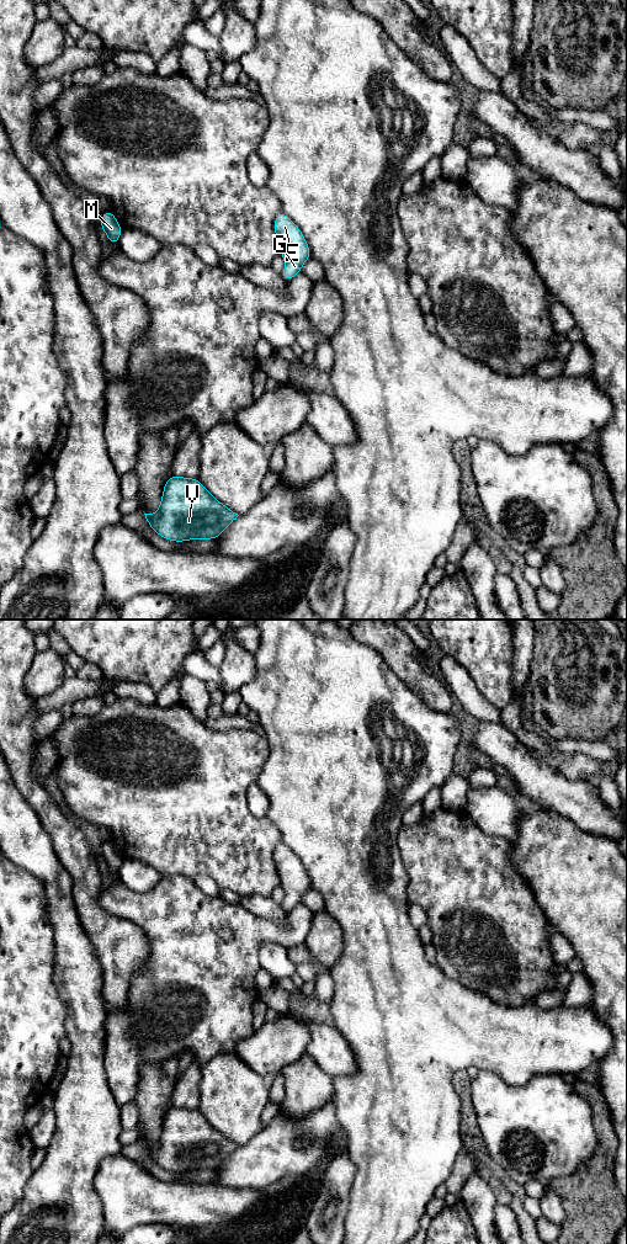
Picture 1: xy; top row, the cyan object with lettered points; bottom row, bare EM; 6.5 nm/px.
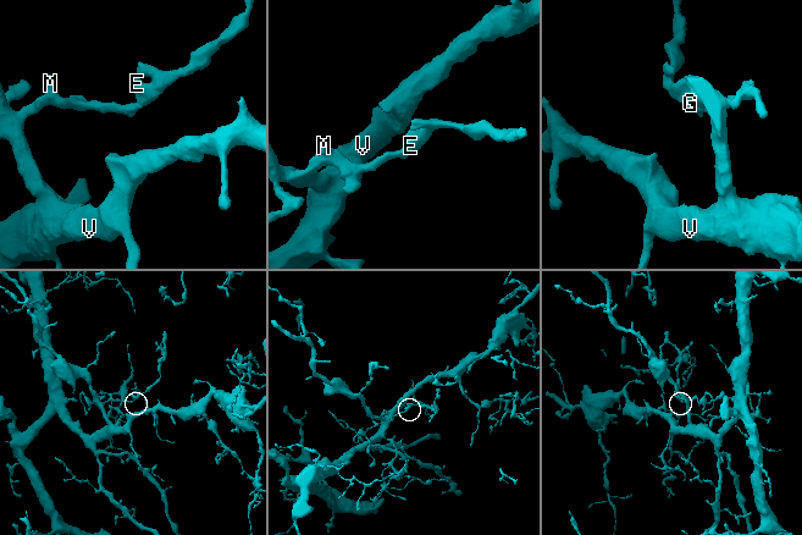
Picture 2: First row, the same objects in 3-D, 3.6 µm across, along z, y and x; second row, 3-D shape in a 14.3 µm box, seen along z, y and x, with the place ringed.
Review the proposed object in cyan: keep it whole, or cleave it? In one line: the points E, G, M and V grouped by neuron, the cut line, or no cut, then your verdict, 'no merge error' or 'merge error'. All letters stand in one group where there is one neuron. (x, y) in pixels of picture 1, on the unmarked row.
E G M V | no cut | no merge error

